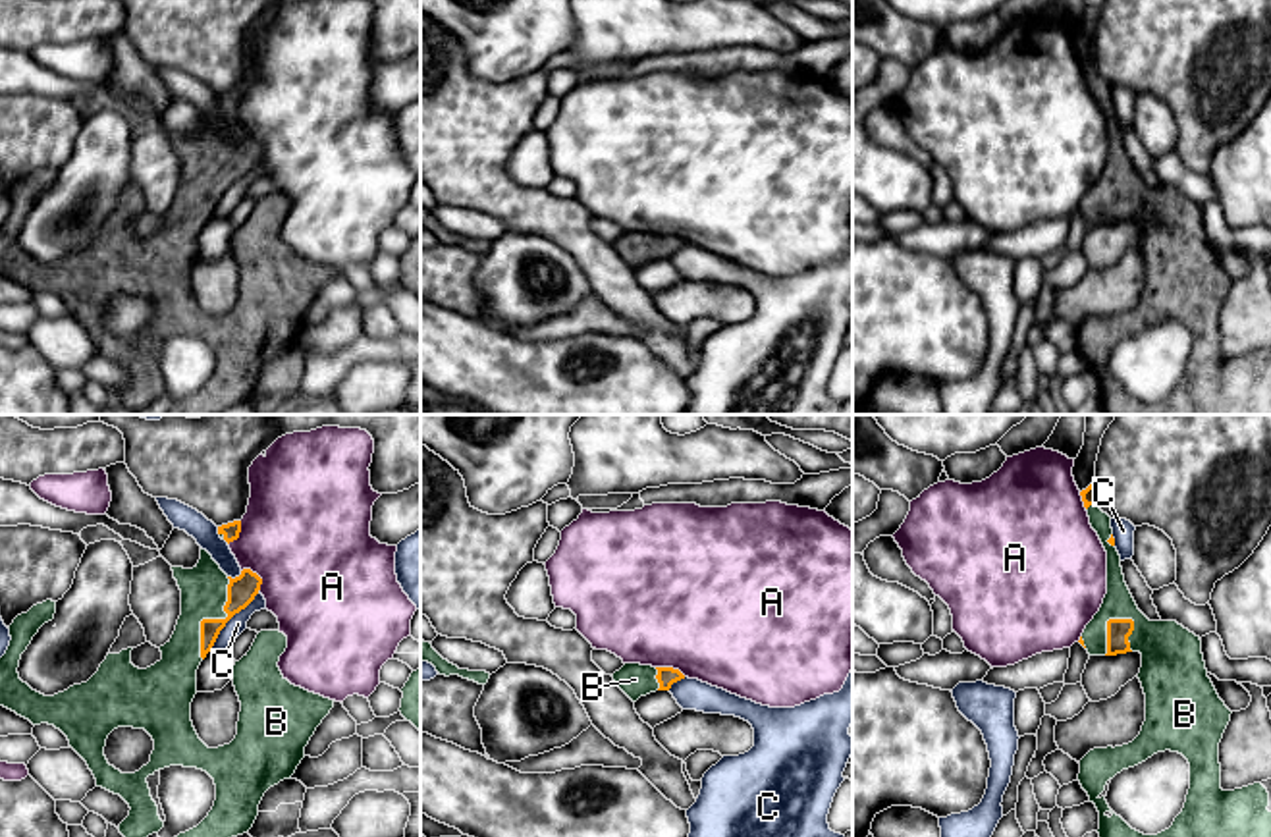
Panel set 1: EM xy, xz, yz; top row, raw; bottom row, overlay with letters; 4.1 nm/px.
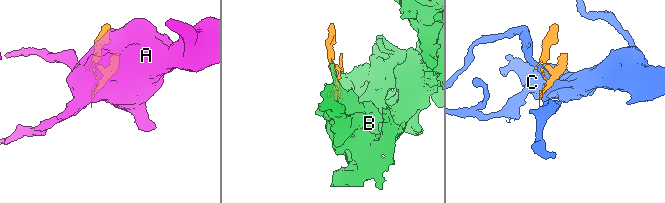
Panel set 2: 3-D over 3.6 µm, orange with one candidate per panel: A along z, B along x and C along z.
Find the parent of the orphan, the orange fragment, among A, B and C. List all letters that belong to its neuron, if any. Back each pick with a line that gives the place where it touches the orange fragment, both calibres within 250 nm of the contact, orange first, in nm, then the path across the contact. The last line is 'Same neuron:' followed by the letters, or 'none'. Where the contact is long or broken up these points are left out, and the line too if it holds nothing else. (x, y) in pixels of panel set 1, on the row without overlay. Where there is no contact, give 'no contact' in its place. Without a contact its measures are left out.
B: contact xy (215, 188); calibres 120 and 190 nm
Same neuron: B

